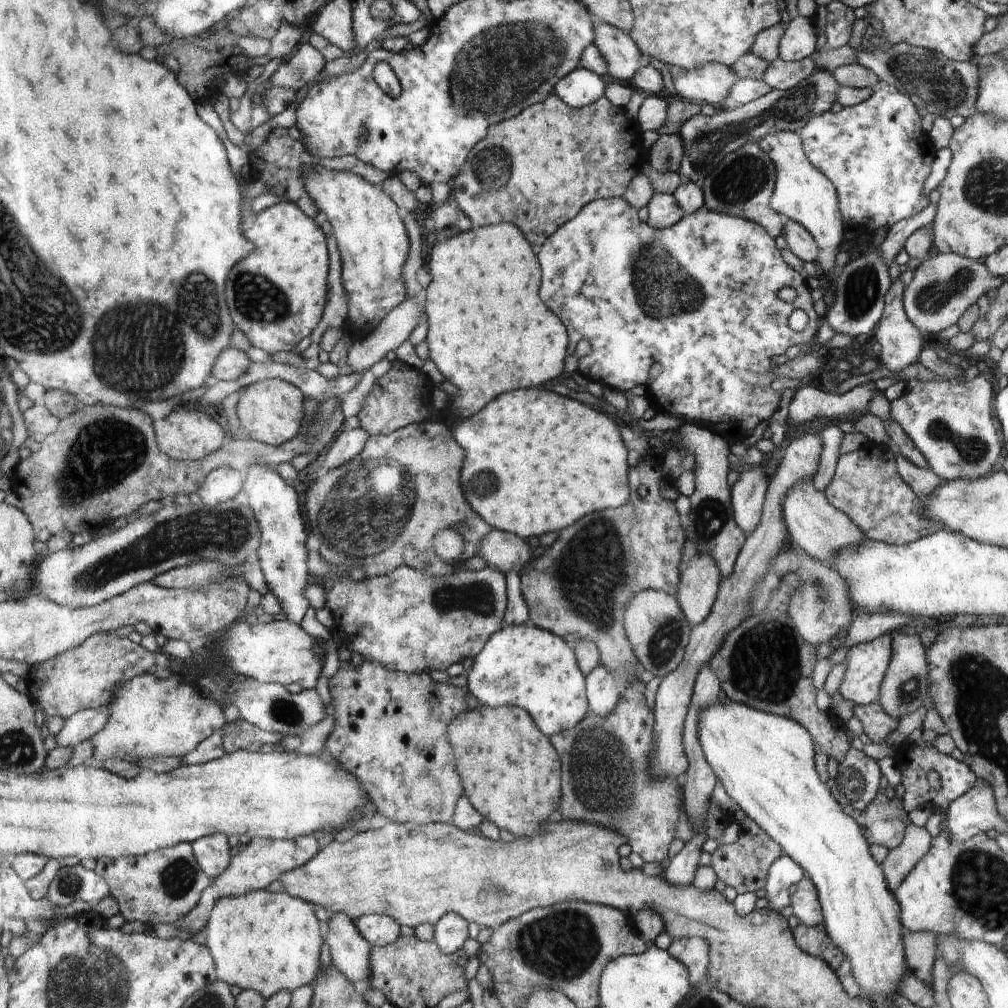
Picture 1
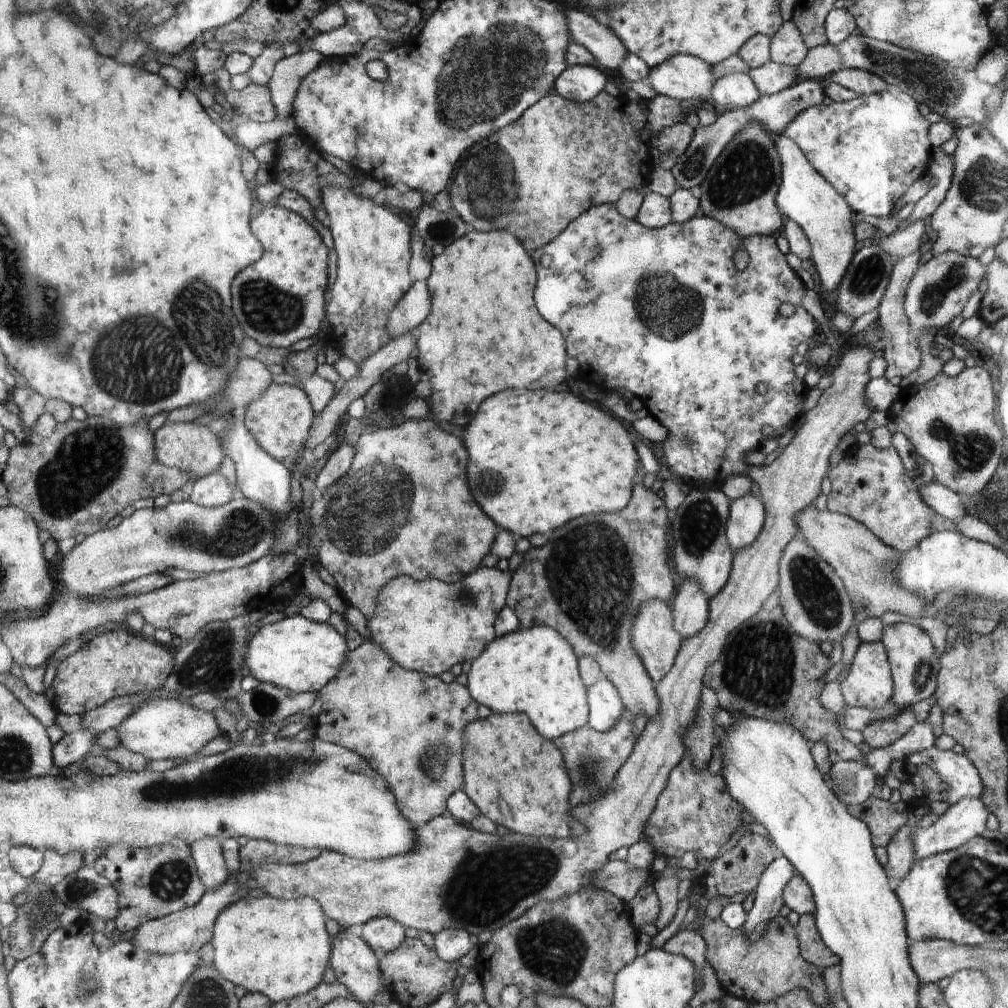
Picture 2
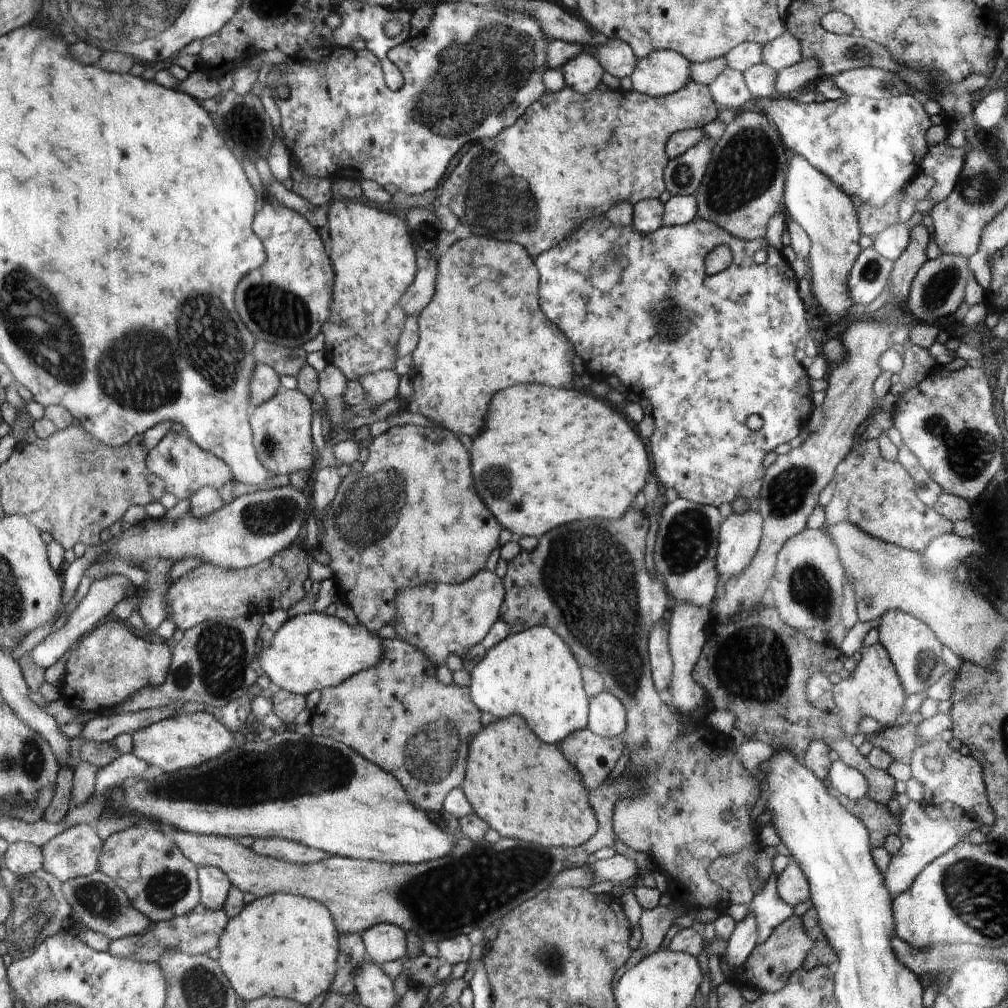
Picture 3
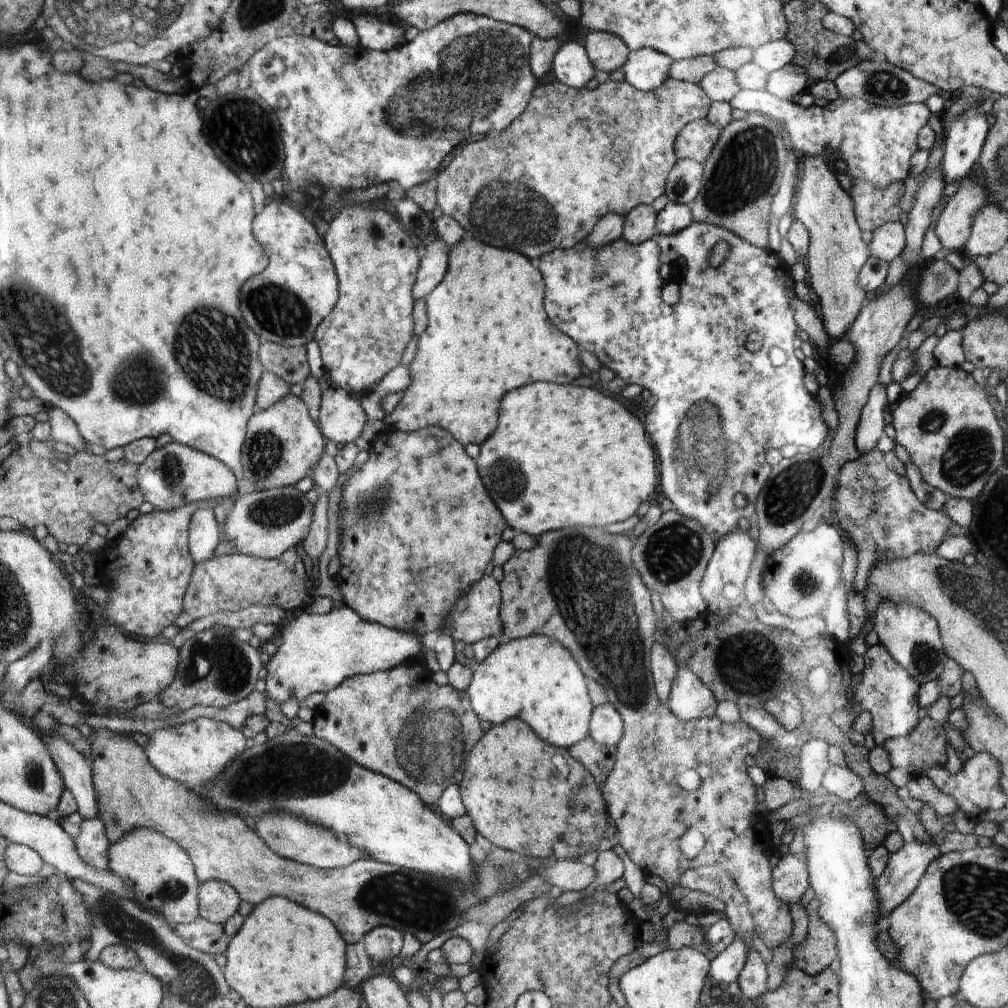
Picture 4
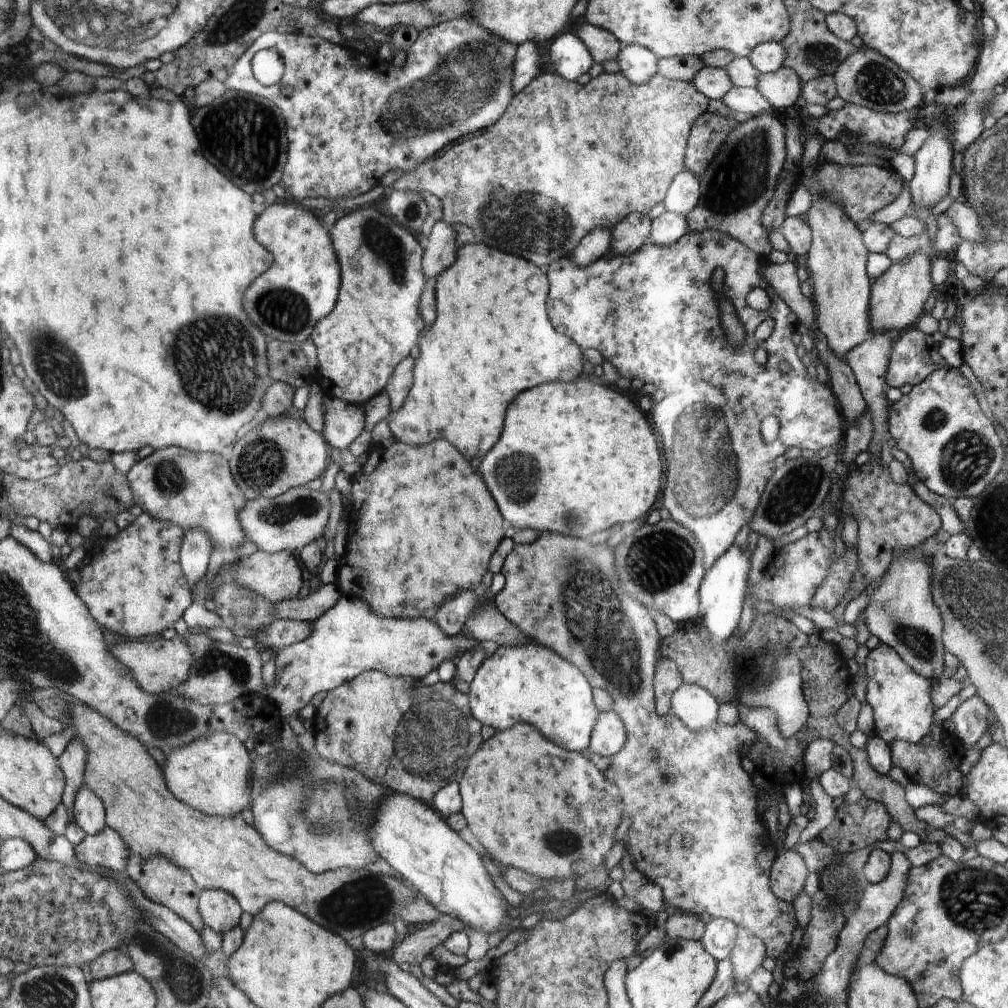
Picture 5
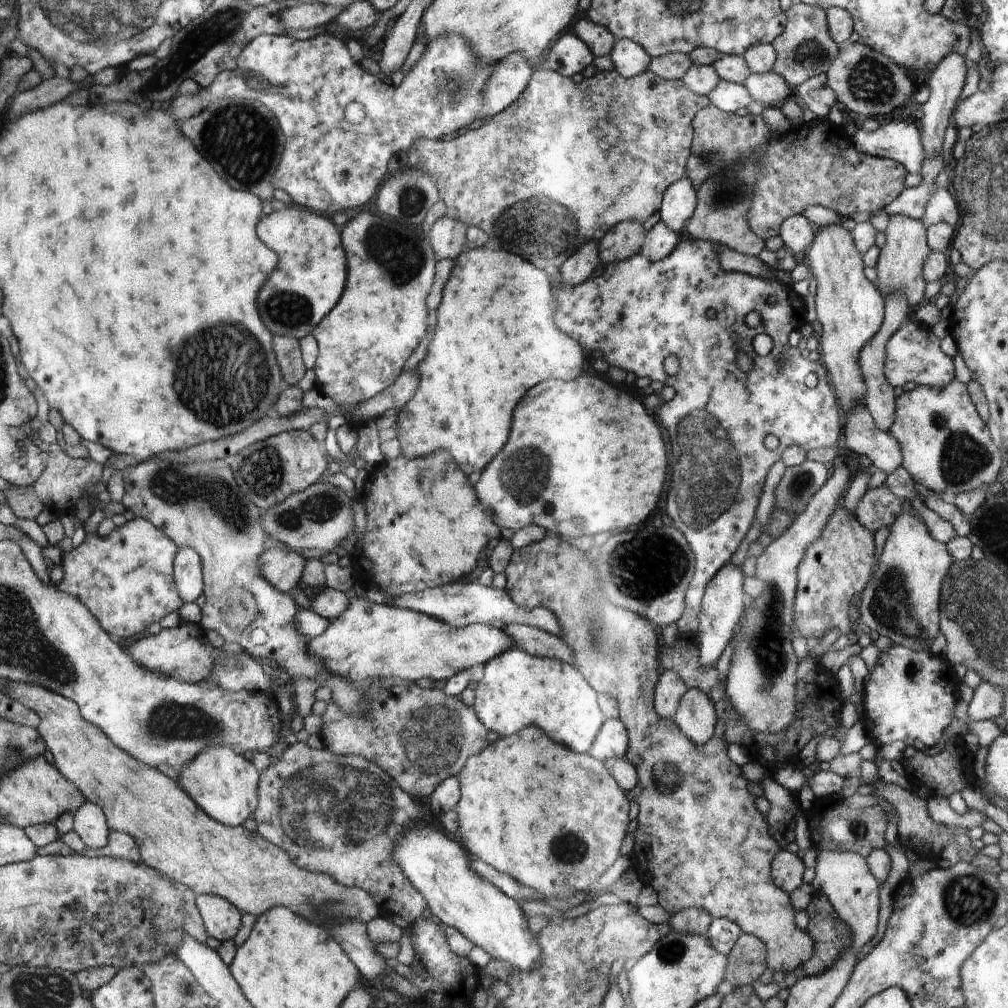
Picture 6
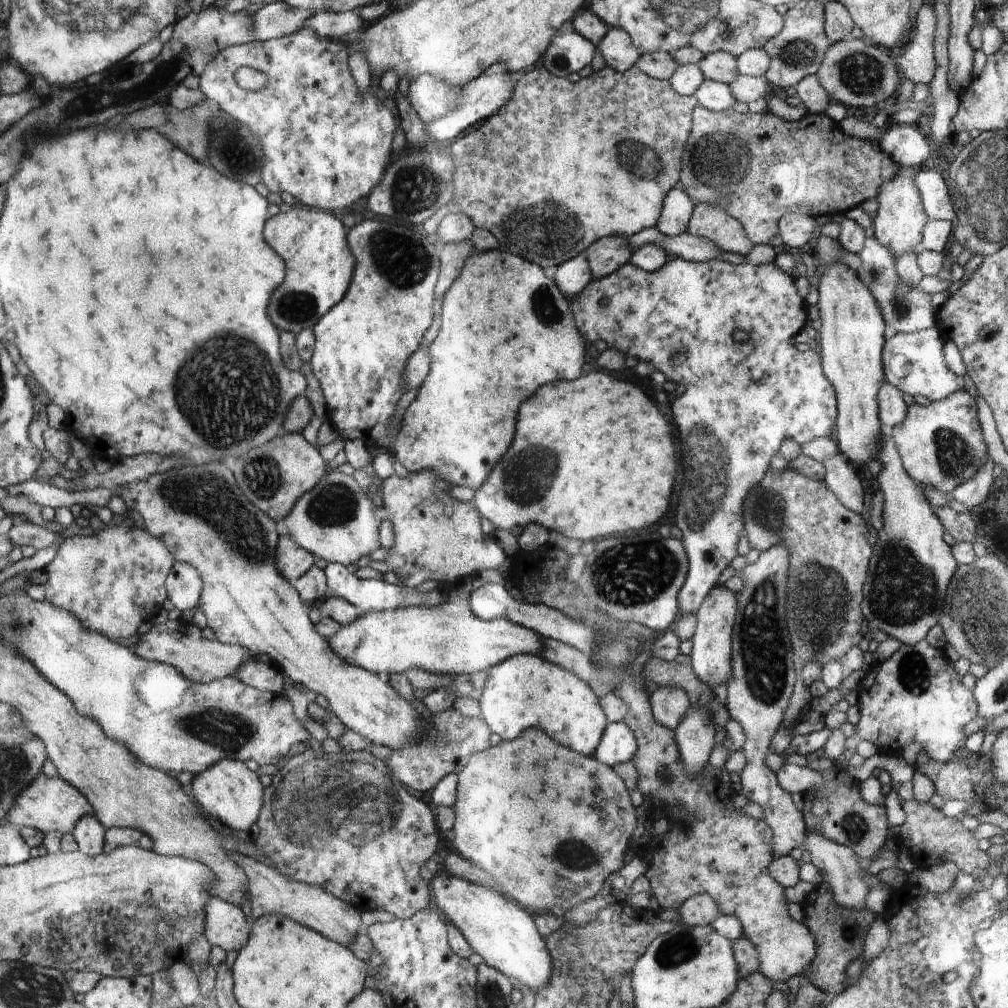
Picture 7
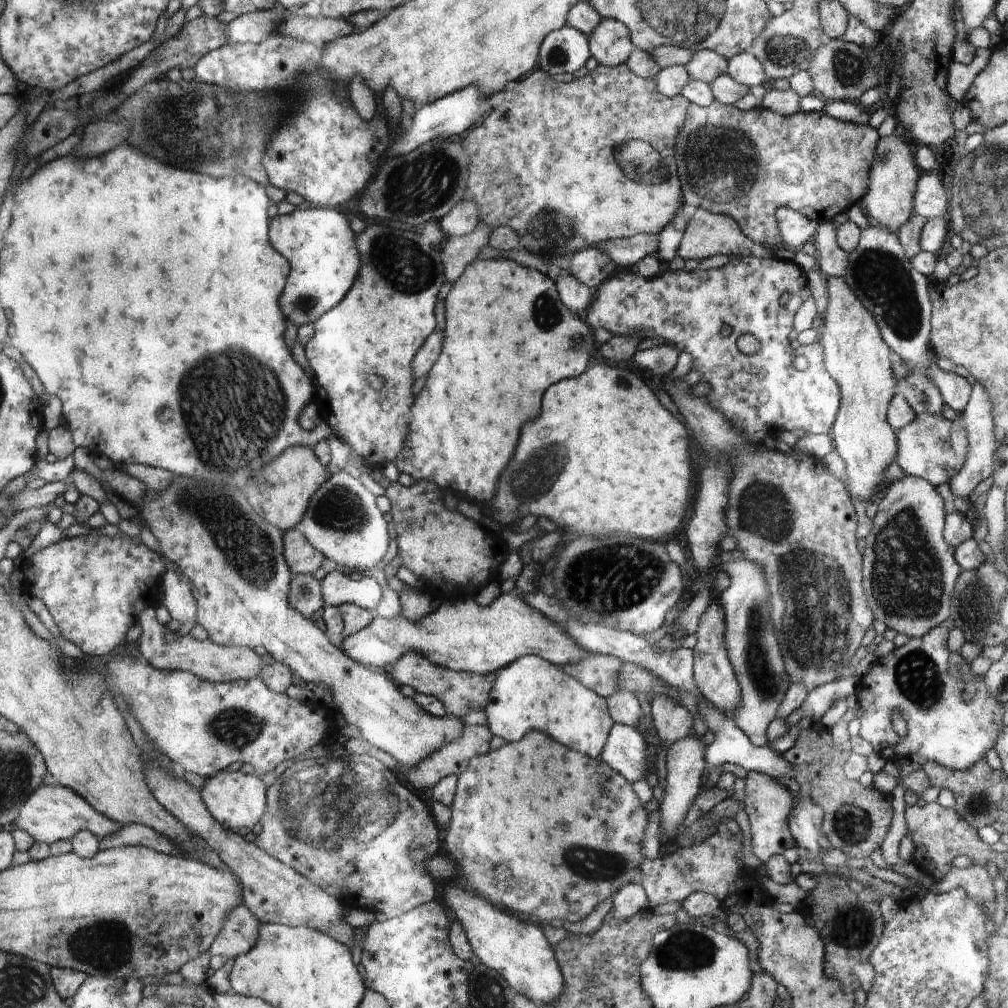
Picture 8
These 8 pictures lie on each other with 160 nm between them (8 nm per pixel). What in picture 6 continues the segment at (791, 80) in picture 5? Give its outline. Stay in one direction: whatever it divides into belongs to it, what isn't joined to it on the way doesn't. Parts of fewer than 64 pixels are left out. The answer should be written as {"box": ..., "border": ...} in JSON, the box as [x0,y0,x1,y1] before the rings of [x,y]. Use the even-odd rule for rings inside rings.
{"box":[743,71,794,108],"border":[[[773,71],[751,73],[743,86],[753,101],[761,102],[764,107],[781,108],[785,99],[794,93],[794,89],[784,82],[784,78]]]}

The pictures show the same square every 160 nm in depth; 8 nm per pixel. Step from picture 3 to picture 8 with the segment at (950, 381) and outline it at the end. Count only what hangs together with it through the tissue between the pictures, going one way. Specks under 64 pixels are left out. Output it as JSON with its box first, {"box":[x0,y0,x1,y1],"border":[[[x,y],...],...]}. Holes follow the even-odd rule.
{"box":[895,414,968,487],"border":[[[920,414],[907,426],[895,432],[898,449],[895,461],[904,475],[922,478],[934,487],[949,483],[964,466],[968,454],[968,438],[960,417],[948,420],[934,414]]]}

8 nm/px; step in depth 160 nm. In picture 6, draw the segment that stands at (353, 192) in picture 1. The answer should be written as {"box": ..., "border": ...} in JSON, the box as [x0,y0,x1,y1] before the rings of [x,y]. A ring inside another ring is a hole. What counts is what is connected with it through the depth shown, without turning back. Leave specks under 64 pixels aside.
{"box":[313,212,436,406],"border":[[[366,212],[343,226],[342,238],[346,238],[346,254],[350,254],[350,286],[346,286],[346,298],[338,302],[338,310],[313,330],[320,348],[313,368],[317,375],[315,390],[330,396],[338,406],[364,404],[388,389],[404,372],[410,354],[428,332],[426,296],[435,280],[436,258],[424,236],[410,232],[406,225]]]}

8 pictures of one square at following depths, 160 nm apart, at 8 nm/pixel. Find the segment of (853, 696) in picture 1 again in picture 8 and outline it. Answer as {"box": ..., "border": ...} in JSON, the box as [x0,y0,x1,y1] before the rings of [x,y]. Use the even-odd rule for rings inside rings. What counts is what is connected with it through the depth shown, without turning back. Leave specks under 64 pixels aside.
{"box":[857,624,1006,771],"border":[[[940,624],[922,637],[910,638],[906,644],[896,647],[888,655],[876,658],[873,667],[861,676],[862,689],[857,696],[859,708],[862,709],[859,736],[869,742],[874,752],[886,758],[887,762],[908,759],[912,754],[917,754],[923,762],[933,761],[951,770],[964,771],[984,759],[987,750],[994,748],[1000,736],[1003,713],[1006,711],[1004,704],[988,694],[984,675],[973,677],[971,666],[964,664],[960,652],[950,652],[948,636],[948,629]],[[950,668],[958,670],[960,678],[952,676]],[[966,692],[971,696],[968,701],[962,699]],[[896,714],[900,714],[906,722],[906,736],[898,736],[894,731],[892,716]]]}

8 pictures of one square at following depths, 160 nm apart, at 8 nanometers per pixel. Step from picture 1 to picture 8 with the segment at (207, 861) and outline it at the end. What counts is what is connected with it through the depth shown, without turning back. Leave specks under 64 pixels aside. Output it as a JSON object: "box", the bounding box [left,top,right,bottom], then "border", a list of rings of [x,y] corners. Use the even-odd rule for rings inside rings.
{"box":[209,903,261,960],"border":[[[243,903],[228,914],[228,920],[213,942],[209,953],[235,960],[245,956],[257,945],[261,922]]]}

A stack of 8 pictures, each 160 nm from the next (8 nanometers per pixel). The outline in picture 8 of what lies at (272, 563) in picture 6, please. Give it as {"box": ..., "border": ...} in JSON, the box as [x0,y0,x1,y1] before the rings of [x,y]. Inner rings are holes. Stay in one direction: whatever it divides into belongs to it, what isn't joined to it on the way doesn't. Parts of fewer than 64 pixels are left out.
{"box":[285,527,324,575],"border":[[[299,527],[285,532],[285,557],[294,574],[299,575],[314,574],[324,560],[324,555],[310,544]]]}

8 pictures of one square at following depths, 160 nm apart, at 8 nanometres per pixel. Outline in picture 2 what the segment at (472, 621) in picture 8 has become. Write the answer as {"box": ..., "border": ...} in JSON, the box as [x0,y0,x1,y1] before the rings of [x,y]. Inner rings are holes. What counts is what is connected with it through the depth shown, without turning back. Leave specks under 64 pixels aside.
{"box":[248,614,348,693],"border":[[[298,614],[256,629],[249,640],[248,664],[250,674],[258,681],[270,683],[286,690],[287,693],[317,693],[340,673],[348,661],[346,638],[342,637],[328,623],[317,623]]]}

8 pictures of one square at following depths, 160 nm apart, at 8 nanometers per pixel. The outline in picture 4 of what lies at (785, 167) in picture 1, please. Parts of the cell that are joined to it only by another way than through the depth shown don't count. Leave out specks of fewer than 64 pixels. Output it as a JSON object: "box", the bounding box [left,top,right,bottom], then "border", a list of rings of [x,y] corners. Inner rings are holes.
{"box":[791,157,870,340],"border":[[[796,157],[795,183],[791,198],[791,210],[793,219],[799,220],[809,232],[809,251],[805,259],[807,270],[807,284],[814,298],[814,304],[819,312],[826,334],[830,340],[845,338],[850,327],[854,324],[858,313],[865,301],[869,298],[857,285],[858,273],[866,259],[870,256],[867,245],[862,241],[862,230],[854,215],[853,200],[848,191],[842,188],[838,180],[830,171],[824,157]]]}

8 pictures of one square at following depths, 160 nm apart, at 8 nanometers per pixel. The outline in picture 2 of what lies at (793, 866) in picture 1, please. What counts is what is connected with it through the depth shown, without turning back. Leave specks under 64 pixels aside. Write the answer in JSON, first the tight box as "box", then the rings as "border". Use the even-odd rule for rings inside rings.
{"box":[742,855,796,942],"border":[[[781,855],[764,869],[754,890],[754,906],[747,912],[742,929],[754,942],[764,931],[767,924],[782,910],[785,905],[784,887],[796,874],[790,861]]]}

